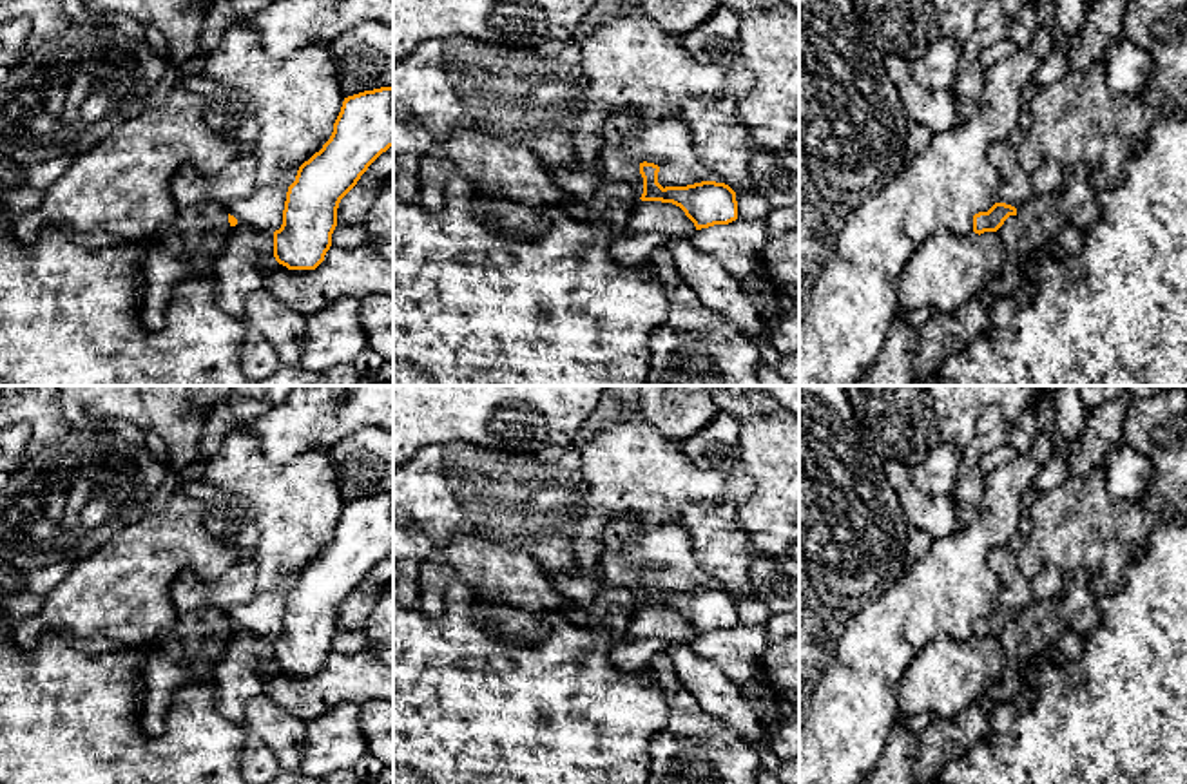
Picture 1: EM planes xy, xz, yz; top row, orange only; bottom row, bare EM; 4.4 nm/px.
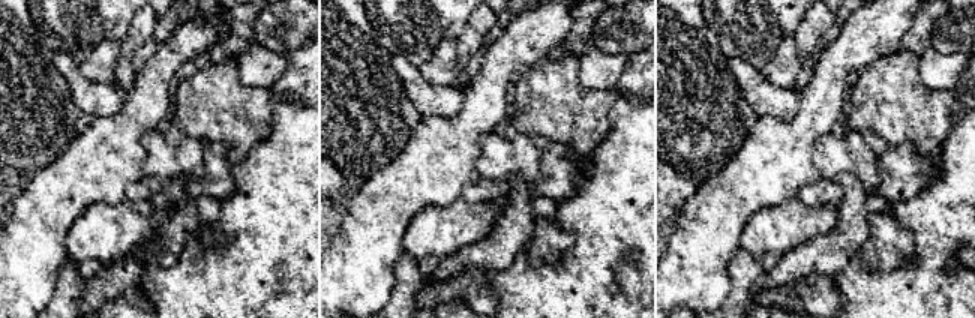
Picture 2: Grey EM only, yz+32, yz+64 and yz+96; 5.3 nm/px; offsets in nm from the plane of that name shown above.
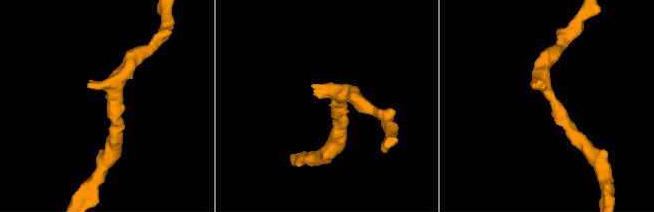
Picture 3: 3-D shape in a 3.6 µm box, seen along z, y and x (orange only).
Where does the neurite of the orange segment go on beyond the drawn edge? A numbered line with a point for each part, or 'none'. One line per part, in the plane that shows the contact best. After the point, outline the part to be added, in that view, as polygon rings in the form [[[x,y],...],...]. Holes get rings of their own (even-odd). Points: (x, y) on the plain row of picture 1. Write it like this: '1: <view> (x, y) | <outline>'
none

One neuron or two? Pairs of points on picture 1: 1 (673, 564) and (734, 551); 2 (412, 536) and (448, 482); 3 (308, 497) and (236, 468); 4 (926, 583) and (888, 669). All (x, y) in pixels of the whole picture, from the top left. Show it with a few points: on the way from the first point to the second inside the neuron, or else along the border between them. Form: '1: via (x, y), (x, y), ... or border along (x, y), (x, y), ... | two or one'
1: border along (680, 522), (691, 540), (694, 558), (725, 587) | two
2: border along (412, 524), (435, 549) | two
3: via (290, 497), (270, 497), (254, 484) | one
4: via (917, 605), (888, 634), (888, 647) | one

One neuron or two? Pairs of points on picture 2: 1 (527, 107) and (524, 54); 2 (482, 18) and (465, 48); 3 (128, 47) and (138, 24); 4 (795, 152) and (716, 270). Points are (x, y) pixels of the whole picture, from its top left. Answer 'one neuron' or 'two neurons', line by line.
1: two neurons
2: one neuron
3: one neuron
4: one neuron

